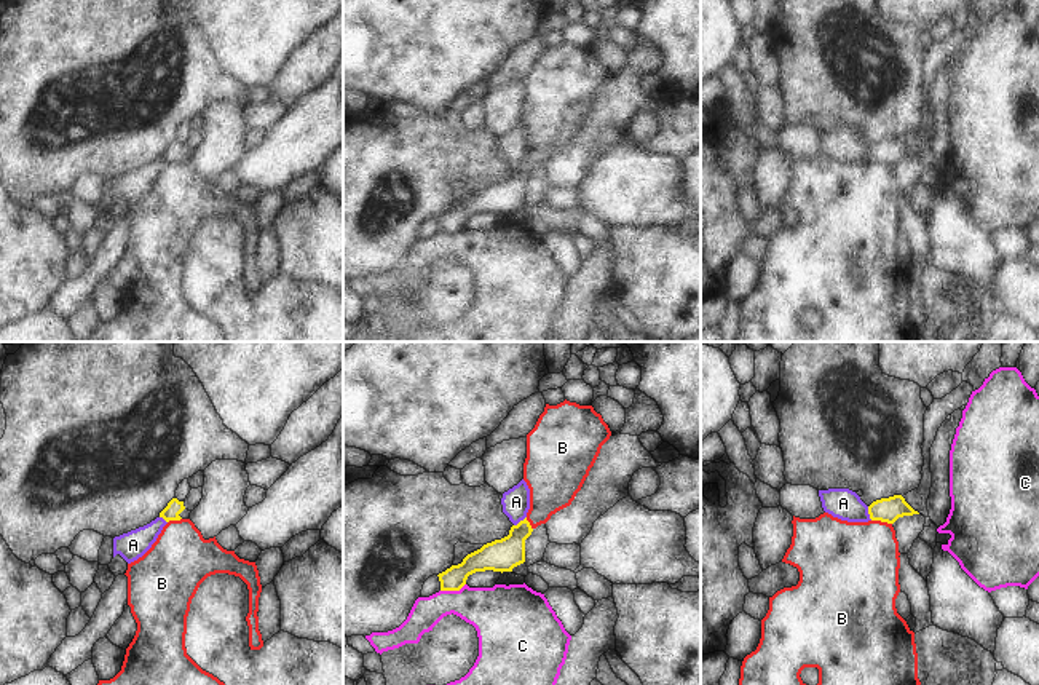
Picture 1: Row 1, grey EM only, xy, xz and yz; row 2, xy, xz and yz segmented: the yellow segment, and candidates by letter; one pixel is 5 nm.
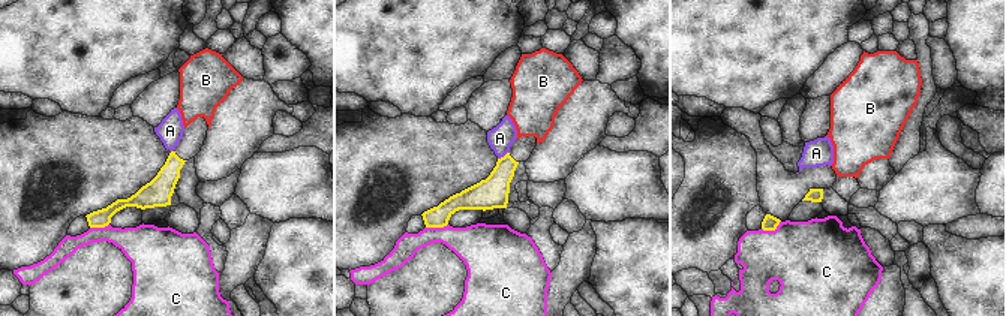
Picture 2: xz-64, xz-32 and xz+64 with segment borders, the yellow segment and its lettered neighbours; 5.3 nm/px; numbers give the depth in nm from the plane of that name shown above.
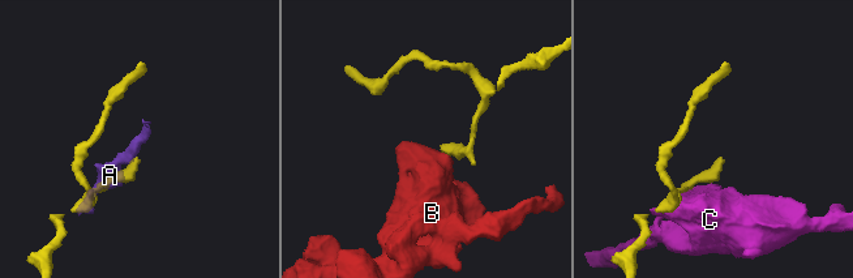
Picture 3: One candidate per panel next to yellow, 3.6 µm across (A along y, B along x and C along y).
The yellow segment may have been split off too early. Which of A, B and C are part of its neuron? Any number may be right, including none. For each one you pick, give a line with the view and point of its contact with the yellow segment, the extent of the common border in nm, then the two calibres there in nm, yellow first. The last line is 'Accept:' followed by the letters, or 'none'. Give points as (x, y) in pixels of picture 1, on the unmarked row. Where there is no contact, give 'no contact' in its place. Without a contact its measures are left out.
Accept: none

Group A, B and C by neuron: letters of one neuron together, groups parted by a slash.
A / B / C

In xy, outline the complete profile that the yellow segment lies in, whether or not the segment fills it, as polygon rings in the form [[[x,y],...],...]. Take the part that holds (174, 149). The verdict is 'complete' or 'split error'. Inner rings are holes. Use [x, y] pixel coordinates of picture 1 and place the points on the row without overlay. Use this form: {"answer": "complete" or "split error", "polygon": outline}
{"answer": "complete", "polygon": [[[172,141],[168,148],[160,155],[160,160],[163,160],[166,164],[169,163],[180,163],[179,158],[185,152],[184,144],[179,144],[177,141]]]}

